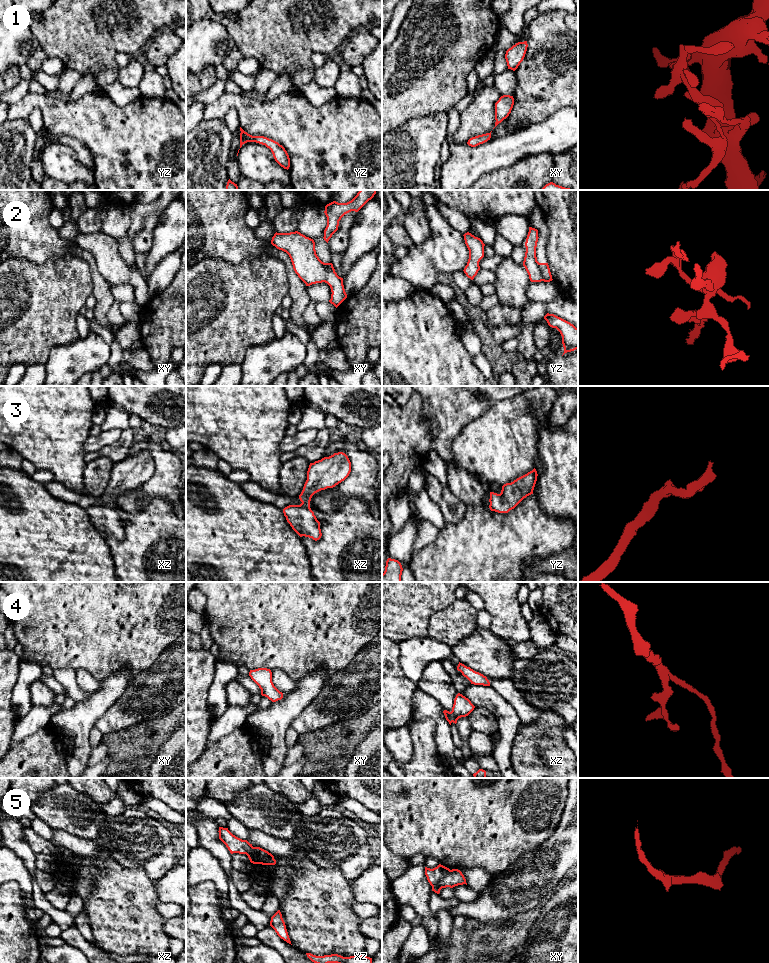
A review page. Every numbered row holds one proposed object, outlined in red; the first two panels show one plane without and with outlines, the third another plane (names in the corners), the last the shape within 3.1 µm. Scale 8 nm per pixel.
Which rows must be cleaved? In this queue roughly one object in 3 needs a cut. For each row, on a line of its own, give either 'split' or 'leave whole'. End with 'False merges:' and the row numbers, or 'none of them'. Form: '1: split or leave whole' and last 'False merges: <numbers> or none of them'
1: leave whole
2: split
3: leave whole
4: leave whole
5: split
False merges: 2, 5

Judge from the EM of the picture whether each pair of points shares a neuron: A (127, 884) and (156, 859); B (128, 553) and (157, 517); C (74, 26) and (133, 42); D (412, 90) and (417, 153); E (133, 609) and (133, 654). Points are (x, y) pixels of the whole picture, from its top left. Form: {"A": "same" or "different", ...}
{"A": "different", "B": "same", "C": "same", "D": "different", "E": "same"}

